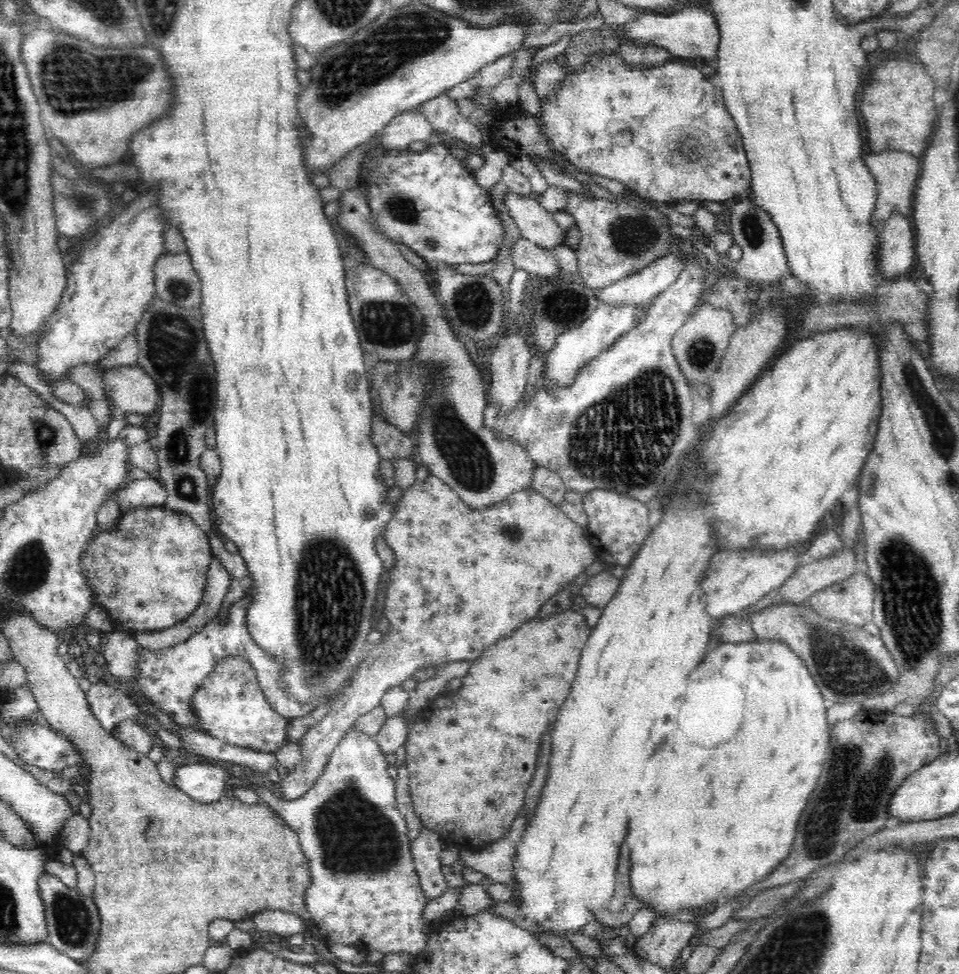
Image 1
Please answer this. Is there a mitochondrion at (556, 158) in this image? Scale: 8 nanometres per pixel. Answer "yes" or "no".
no

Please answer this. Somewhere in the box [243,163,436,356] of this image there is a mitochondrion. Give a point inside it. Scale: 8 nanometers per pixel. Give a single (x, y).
(384, 324)

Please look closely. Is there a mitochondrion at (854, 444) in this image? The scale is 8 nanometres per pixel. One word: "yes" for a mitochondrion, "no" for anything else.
no

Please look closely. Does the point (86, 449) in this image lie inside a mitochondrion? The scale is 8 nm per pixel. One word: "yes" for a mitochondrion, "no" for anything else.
no

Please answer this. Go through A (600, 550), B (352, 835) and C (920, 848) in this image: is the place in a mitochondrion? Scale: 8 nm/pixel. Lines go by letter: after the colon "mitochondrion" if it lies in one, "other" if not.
A: other
B: mitochondrion
C: other

